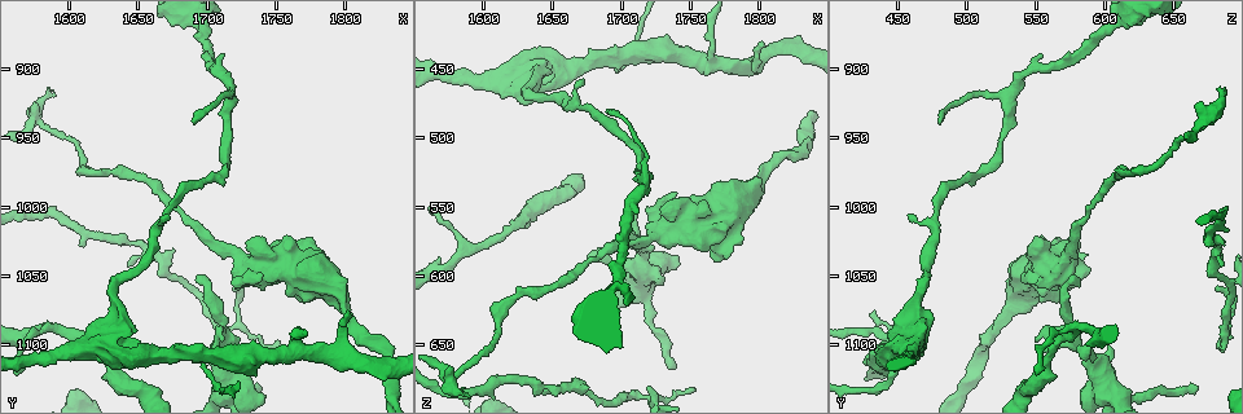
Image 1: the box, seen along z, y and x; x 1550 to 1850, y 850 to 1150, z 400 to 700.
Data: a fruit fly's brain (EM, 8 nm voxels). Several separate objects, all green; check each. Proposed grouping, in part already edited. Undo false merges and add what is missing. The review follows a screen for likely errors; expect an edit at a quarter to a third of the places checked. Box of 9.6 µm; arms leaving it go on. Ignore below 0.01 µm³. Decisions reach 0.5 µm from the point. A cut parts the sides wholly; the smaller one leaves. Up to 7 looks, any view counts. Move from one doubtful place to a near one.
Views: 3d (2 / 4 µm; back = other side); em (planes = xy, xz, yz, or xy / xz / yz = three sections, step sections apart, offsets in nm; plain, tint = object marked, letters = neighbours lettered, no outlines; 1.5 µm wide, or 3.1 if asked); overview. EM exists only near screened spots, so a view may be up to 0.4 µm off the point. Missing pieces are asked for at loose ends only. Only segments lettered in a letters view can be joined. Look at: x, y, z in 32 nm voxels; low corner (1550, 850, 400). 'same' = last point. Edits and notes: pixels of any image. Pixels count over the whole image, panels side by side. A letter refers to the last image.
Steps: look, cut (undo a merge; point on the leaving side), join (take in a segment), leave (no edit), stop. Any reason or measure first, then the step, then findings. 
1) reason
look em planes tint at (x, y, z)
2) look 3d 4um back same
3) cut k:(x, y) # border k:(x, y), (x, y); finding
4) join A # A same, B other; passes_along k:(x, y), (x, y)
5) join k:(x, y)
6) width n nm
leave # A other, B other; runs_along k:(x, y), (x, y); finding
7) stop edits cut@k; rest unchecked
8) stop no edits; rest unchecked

side arm on a straight run
look 3d 2um at (1766, 1102, 446)

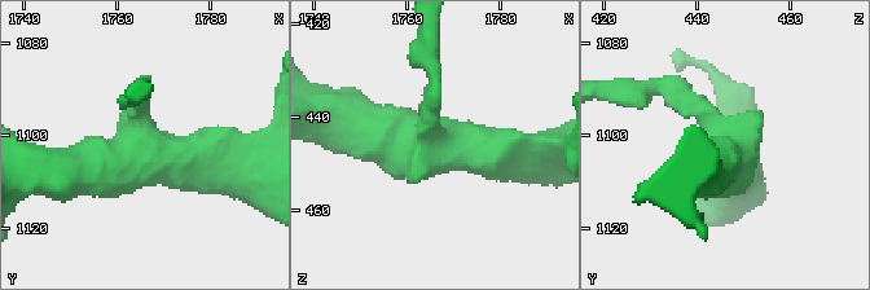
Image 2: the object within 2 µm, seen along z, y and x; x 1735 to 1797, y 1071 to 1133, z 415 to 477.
arms 3; shape alone is not enough
look em planes tint at (1766, 1104, 446)

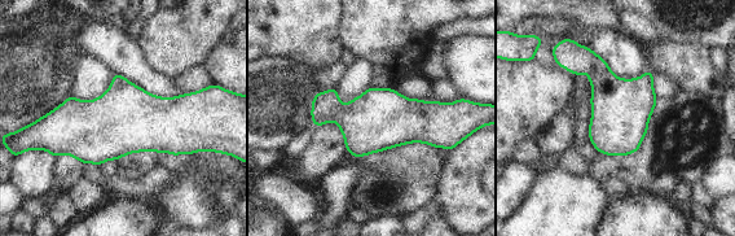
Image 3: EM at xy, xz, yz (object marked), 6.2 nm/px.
what lies round it
look em planes letters same

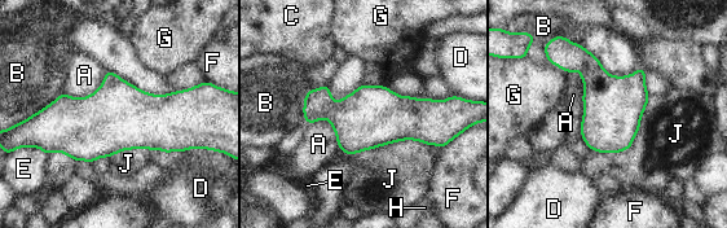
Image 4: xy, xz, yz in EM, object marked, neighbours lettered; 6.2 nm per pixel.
width 360 nm
leave # A other, B other, C other, D other, E other, F other, G other, H other, J other; border 4:(650, 96), (628, 149), (589, 150); all the same cell

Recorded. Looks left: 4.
branch stops here
look em yz step 4 letters at (1692, 1050, 578)

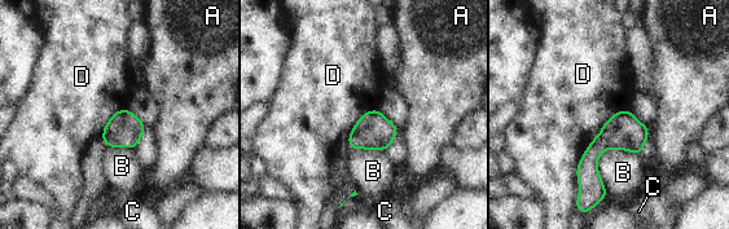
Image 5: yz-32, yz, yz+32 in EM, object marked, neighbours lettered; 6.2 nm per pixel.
leave # A other, B other, C other, D other; border 5:(627, 109), (592, 140), (578, 183); no lettered segment goes on from it

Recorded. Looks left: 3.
look em planes letters at (1728, 1102, 600)

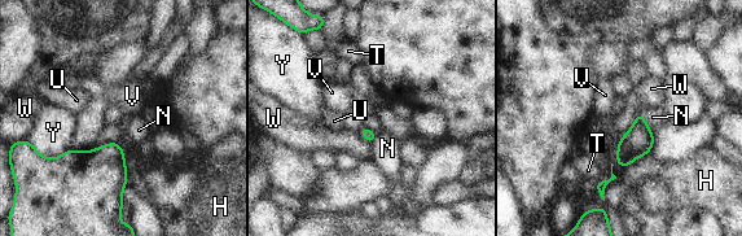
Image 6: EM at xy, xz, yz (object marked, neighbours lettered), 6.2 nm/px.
leave # H other, N other, T other, U other, V other, W other, Y other; border 6:(640, 112), (653, 134); none of them fits

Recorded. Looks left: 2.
stop no edits; rest unchecked

